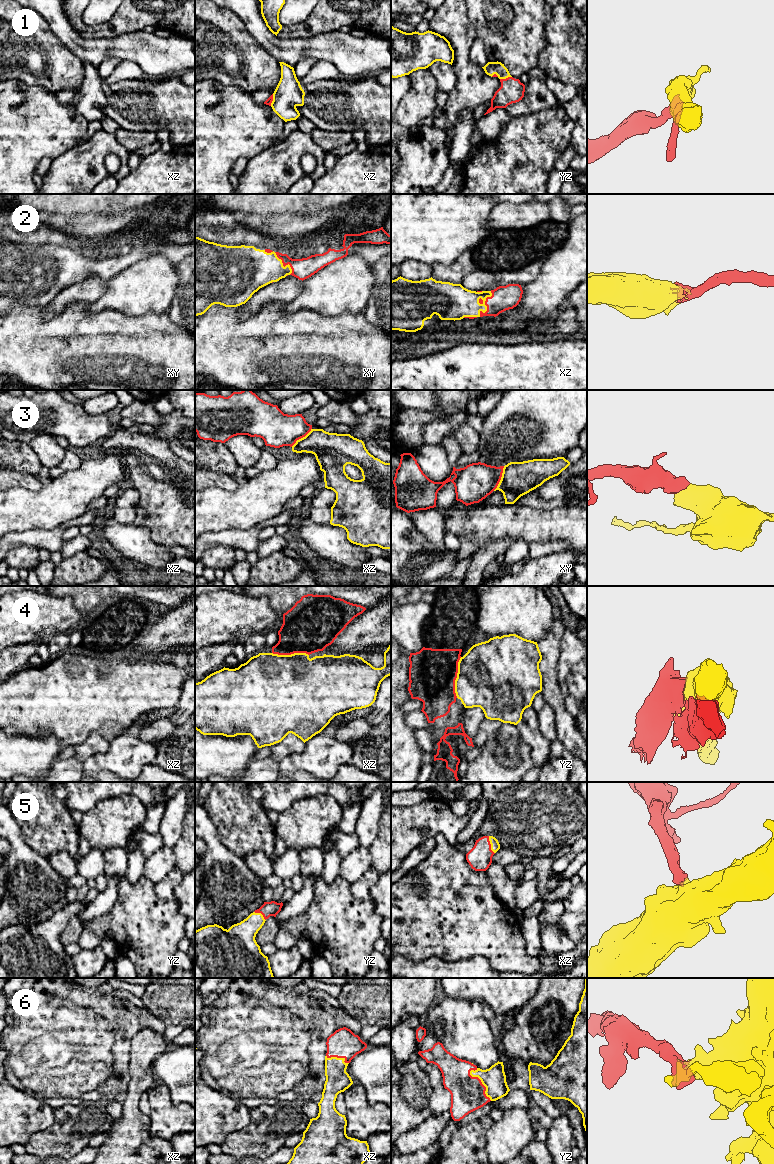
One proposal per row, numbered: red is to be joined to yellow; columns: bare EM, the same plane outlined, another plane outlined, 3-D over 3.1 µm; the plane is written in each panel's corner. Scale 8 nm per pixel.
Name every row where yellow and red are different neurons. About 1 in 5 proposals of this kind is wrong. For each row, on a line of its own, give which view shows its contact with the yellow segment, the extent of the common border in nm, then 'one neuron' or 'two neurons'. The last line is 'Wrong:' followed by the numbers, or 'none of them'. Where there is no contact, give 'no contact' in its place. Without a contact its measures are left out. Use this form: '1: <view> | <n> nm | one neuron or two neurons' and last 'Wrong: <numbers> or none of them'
1: yz | 100 nm | one neuron
2: xz | 220 nm | one neuron
3: xy | 220 nm | one neuron
4: yz | 340 nm | two neurons
5: xz | 150 nm | one neuron
6: yz | 300 nm | one neuron
Wrong: 4

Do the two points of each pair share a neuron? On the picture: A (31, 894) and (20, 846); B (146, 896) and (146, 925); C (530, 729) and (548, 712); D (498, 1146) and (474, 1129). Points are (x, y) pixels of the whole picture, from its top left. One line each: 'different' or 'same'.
A: same
B: same
C: different
D: different

